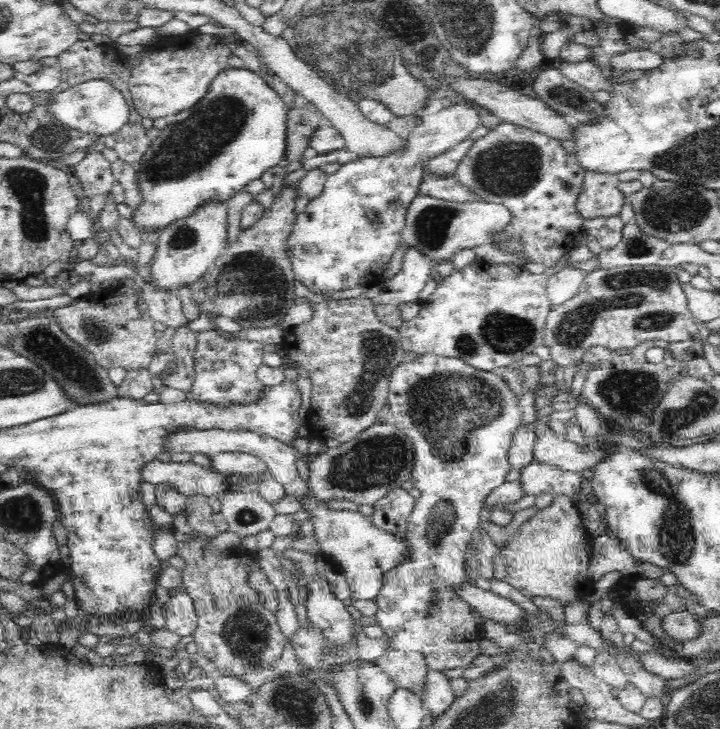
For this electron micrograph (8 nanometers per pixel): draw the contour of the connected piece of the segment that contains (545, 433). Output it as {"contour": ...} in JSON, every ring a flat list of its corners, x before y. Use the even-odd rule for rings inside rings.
{"contour":[[540,422,537,432,539,440,535,447,534,461,559,466,560,469,580,472,586,468,596,468,600,462,609,458,605,448,598,448,592,452,582,450,570,440,562,439,549,428,549,425]]}

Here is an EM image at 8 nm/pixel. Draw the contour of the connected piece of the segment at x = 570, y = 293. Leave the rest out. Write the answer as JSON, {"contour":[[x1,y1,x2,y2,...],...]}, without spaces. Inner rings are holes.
{"contour":[[564,268,550,275,545,292,546,299,550,301,550,307,554,309,571,300,578,292,580,283,585,276,586,273,581,270,572,270,571,268]]}

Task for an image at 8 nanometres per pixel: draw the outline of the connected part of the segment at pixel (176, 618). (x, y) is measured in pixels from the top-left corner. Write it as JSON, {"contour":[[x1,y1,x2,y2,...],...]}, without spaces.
{"contour":[[184,588,172,589,170,598,163,605,165,628,181,637,192,634,197,627,197,616,193,600]]}

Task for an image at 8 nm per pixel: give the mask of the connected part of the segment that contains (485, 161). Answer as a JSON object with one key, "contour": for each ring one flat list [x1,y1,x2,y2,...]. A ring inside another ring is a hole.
{"contour":[[500,123,484,137,474,140,468,152,458,161,453,176,463,187,473,192,478,200,500,203,507,207,511,219,501,231,501,238,521,242,521,258,525,258,527,262,552,268,577,244,576,236,583,230,581,224,584,218,578,214,575,204,586,170,578,166,559,140,516,124]]}

